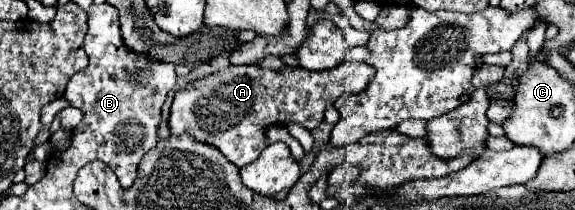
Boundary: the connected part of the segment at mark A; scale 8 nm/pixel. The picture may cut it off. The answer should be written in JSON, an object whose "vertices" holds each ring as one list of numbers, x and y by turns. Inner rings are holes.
{"vertices":[[348,58,336,66,336,70,326,72,308,72,290,66,280,72,262,66,228,66,176,92,168,128,172,136,188,134,196,142,214,146,234,166,244,168,256,162,268,146,266,128,296,122,306,130,314,130,322,122,324,110,330,108,336,98,342,94,358,94,370,82,372,74,372,66]]}

